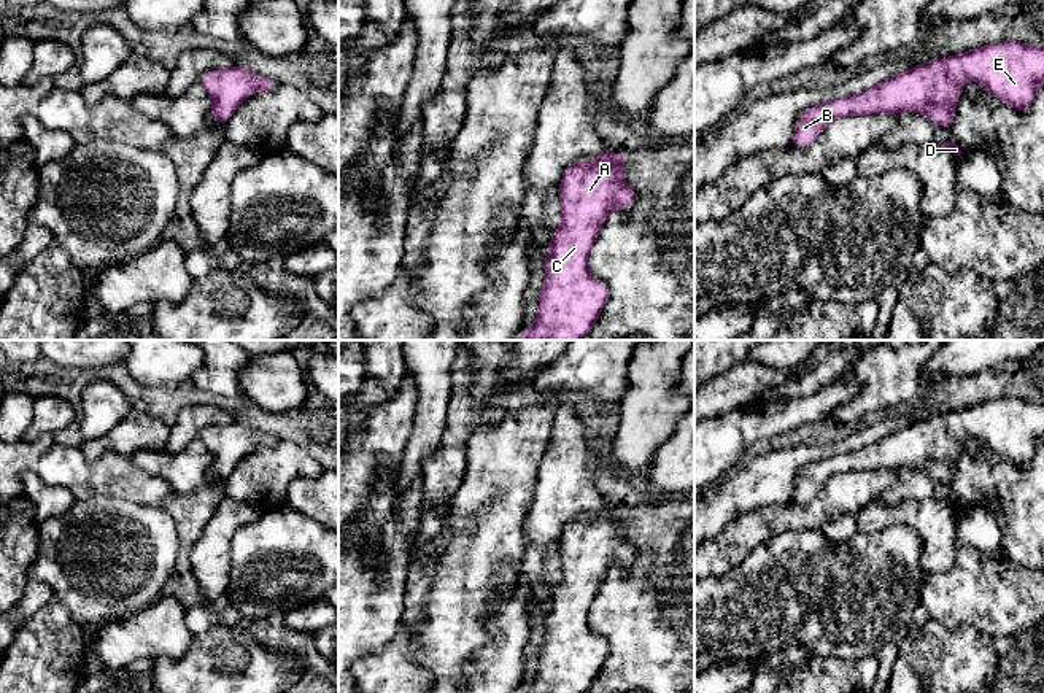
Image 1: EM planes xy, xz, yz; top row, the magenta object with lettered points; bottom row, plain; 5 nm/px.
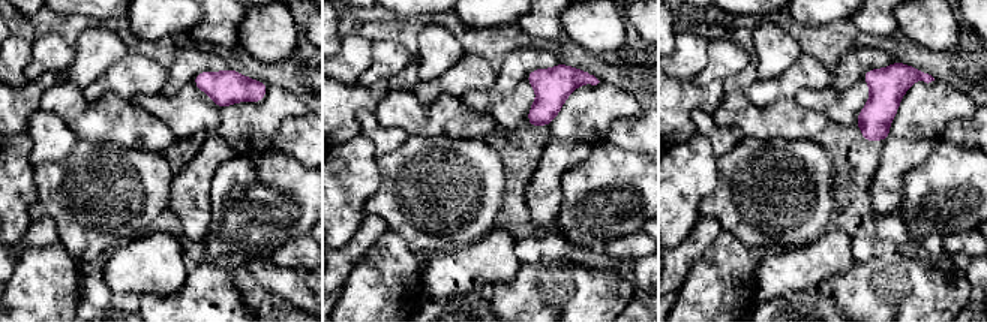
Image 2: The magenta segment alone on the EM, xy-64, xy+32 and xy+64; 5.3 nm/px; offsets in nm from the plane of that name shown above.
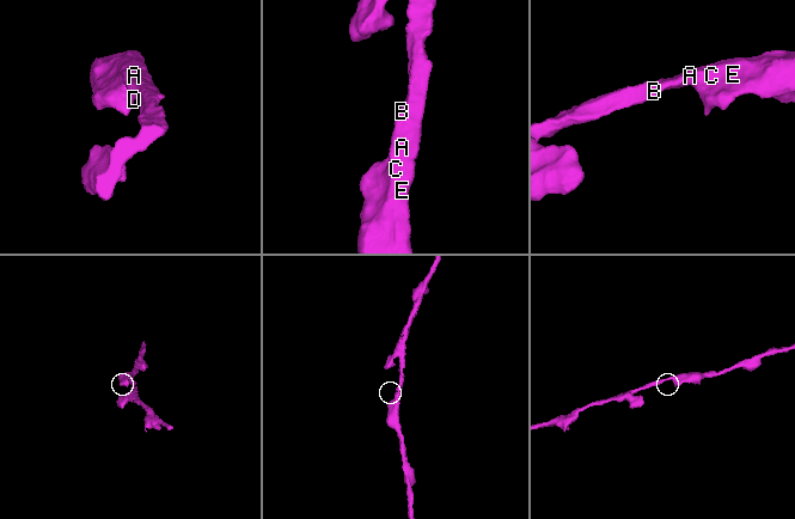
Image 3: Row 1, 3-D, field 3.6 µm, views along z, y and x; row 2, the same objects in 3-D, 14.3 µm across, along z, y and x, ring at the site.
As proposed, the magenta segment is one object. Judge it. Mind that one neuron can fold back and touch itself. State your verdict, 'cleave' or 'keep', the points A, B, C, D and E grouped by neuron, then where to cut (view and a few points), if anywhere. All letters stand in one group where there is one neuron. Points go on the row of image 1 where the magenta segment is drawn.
keep; groups A B C D E; cut none

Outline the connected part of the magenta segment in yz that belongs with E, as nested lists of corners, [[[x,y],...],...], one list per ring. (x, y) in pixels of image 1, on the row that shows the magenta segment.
[[[990,43],[915,65],[861,94],[810,106],[798,118],[788,146],[809,146],[831,121],[844,116],[920,111],[936,126],[950,127],[966,79],[976,79],[988,94],[1027,111],[1044,84],[1044,48]]]

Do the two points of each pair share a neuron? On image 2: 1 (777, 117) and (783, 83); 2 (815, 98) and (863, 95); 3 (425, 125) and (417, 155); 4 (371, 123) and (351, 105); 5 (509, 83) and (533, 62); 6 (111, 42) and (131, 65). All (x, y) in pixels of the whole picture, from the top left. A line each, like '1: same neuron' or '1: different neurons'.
1: different neurons
2: same neuron
3: different neurons
4: different neurons
5: same neuron
6: different neurons

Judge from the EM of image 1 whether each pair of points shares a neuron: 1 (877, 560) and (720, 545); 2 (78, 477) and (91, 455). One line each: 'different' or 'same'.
1: different
2: different

